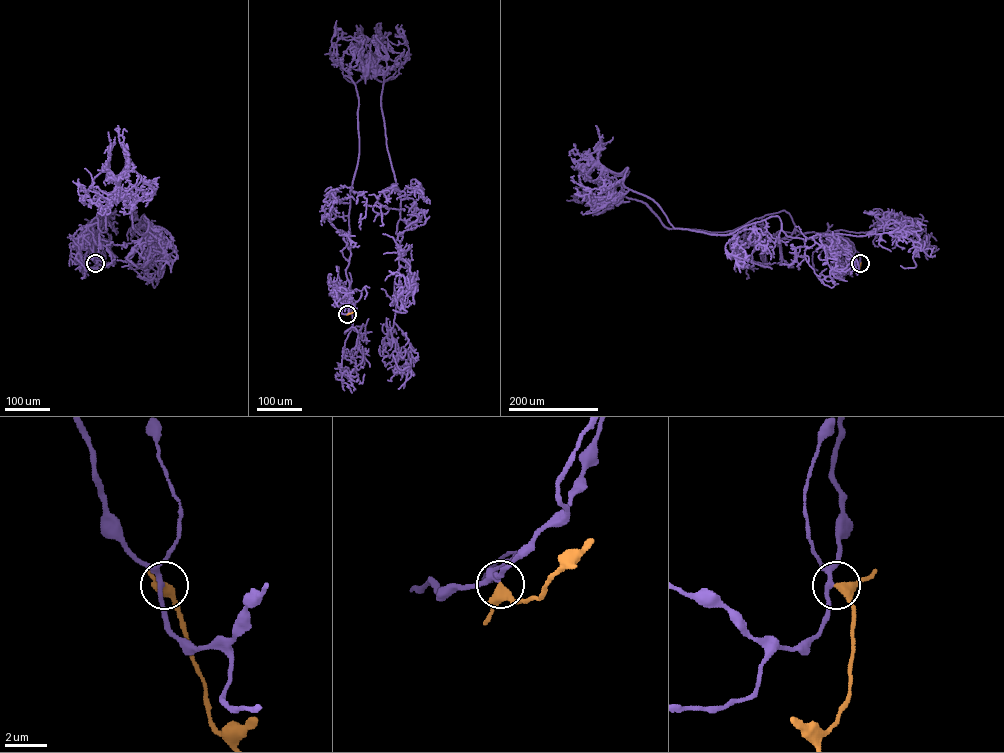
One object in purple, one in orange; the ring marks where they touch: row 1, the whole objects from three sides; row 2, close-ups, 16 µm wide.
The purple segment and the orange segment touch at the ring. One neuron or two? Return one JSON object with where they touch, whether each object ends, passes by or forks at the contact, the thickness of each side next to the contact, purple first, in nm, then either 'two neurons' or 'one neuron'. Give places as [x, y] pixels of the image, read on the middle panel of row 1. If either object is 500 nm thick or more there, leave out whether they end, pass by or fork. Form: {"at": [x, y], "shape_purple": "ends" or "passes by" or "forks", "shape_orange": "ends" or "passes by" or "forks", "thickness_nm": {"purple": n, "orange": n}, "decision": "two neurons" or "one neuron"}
{"at": [347, 314], "shape_purple": "forks", "shape_orange": "passes by", "thickness_nm": {"purple": 190, "orange": 400}, "decision": "one neuron"}

